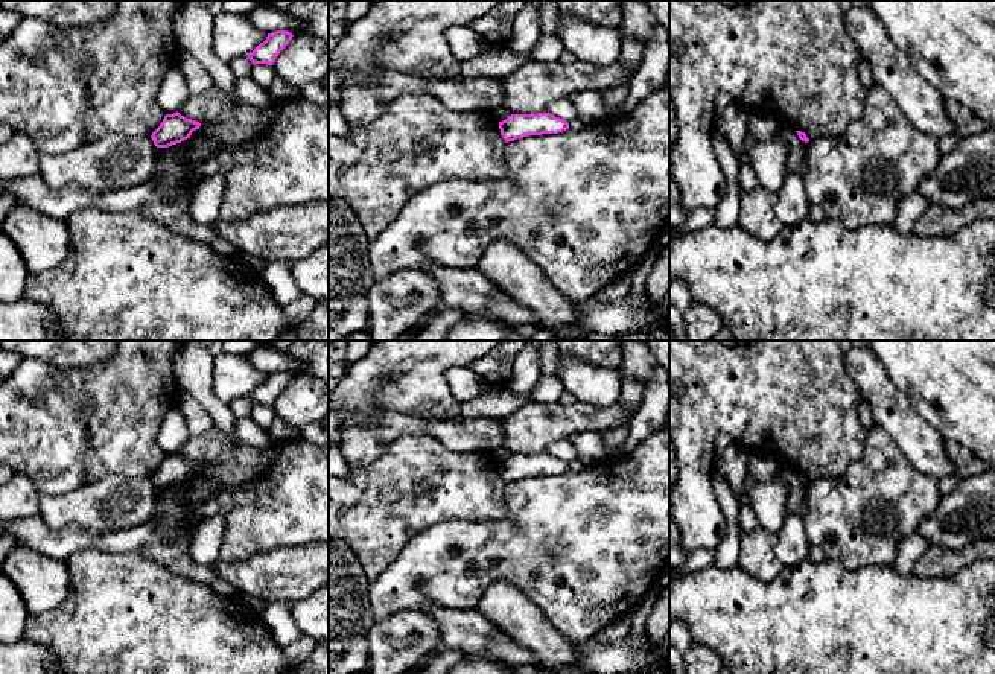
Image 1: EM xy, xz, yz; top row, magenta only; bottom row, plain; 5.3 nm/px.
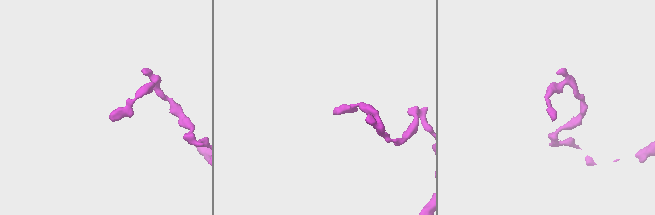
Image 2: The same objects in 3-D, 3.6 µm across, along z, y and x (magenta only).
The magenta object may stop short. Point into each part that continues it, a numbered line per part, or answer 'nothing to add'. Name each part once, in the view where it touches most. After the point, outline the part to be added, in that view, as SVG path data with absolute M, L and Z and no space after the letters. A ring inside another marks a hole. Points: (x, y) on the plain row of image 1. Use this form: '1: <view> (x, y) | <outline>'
nothing to add

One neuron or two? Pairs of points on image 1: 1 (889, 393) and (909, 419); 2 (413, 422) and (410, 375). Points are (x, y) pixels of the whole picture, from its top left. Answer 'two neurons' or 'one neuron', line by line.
1: one neuron
2: two neurons

